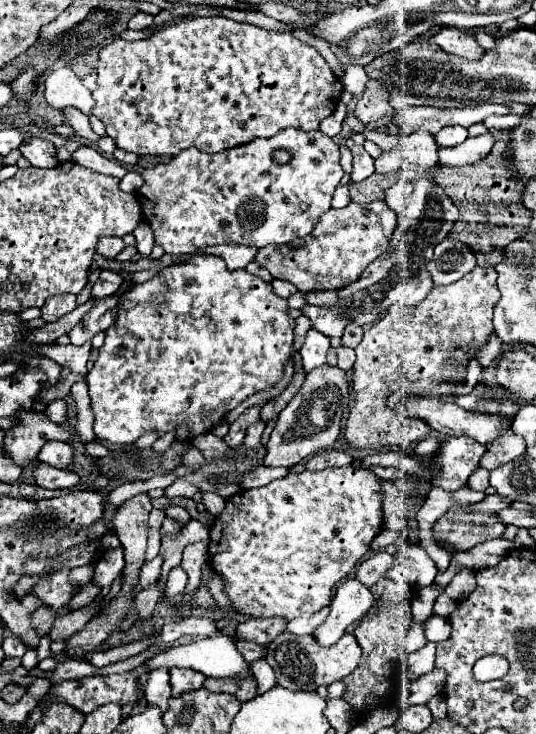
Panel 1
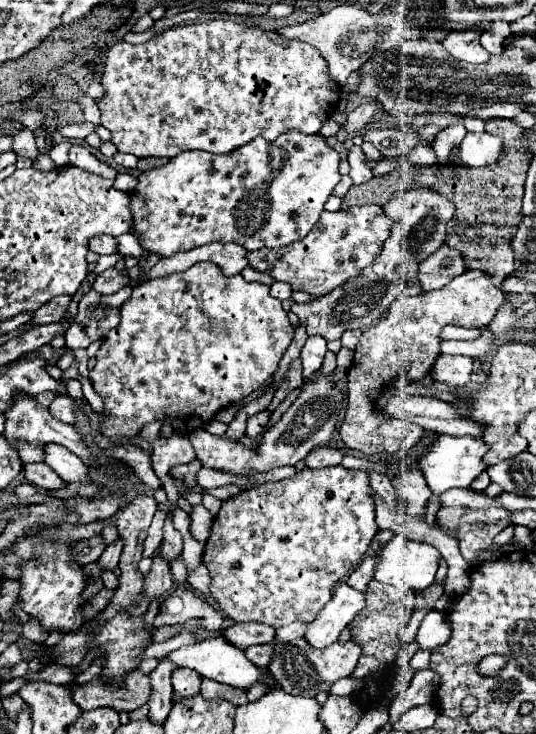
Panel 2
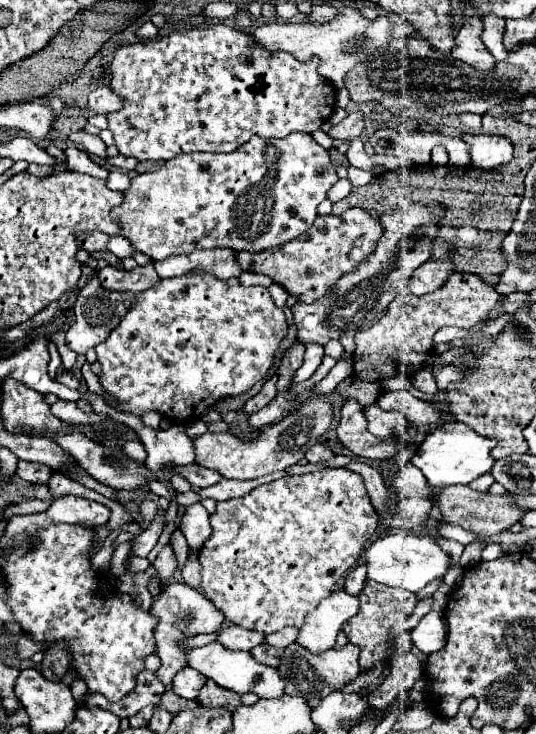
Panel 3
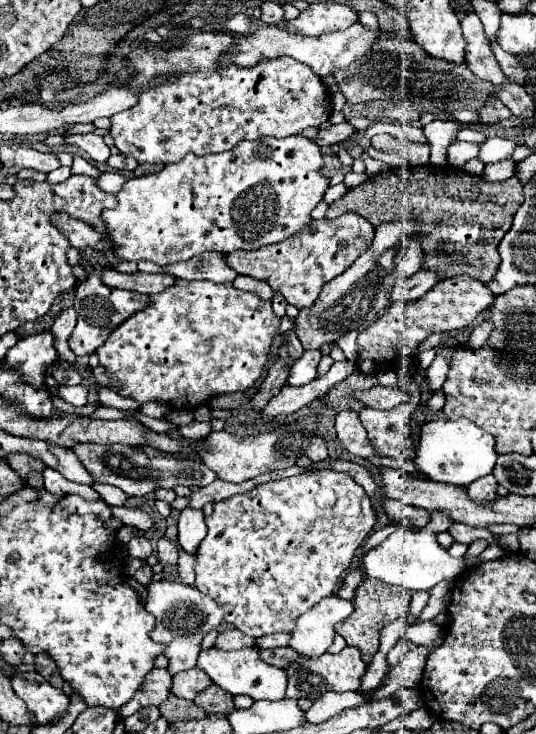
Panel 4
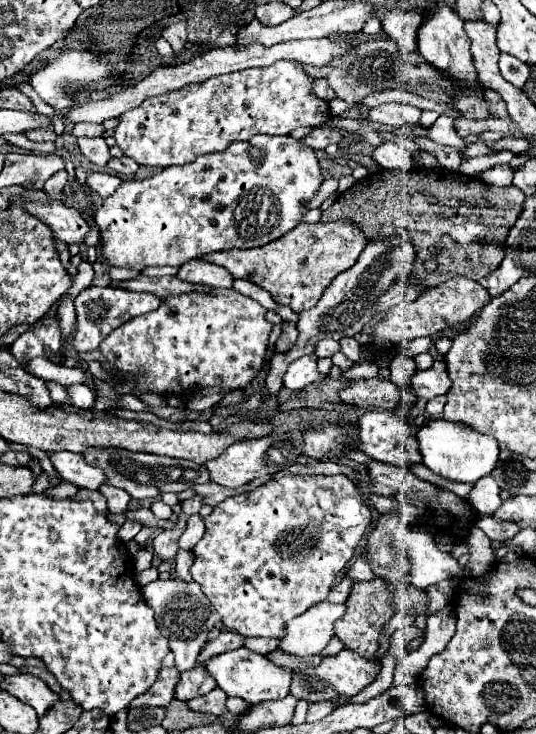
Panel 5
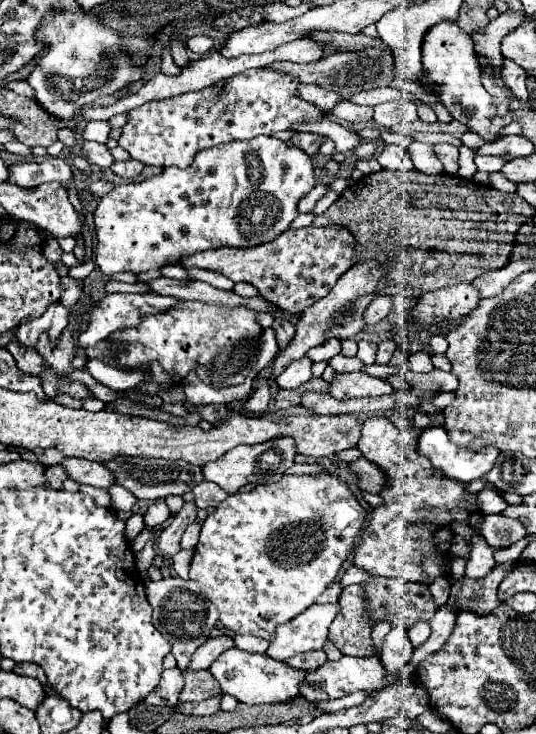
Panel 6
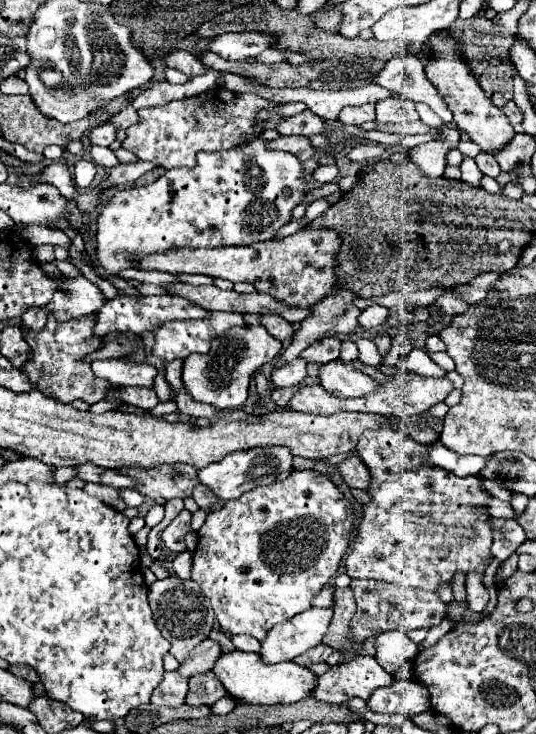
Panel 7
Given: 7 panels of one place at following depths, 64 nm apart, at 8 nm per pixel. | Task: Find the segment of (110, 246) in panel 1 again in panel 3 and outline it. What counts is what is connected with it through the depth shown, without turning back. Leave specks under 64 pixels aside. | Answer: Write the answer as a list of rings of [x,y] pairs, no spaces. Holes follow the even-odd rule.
[[[92,232],[92,234],[82,234],[78,236],[78,242],[84,250],[88,252],[106,252],[108,248],[108,240],[110,236],[108,234],[102,234],[102,232]]]

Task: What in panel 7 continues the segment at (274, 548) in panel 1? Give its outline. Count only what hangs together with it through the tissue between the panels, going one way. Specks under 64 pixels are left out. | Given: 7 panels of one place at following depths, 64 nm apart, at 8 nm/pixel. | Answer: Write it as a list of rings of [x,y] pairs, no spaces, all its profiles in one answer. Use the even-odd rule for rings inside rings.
[[[312,470],[292,472],[282,482],[272,482],[268,486],[258,486],[250,492],[244,492],[244,496],[240,496],[236,500],[228,500],[228,502],[224,502],[224,506],[220,510],[214,510],[214,512],[208,514],[204,526],[198,530],[198,546],[194,550],[194,560],[192,560],[192,580],[200,584],[202,592],[210,600],[210,604],[216,612],[216,620],[220,622],[224,632],[228,632],[228,634],[248,634],[248,636],[254,636],[260,642],[264,642],[264,636],[268,636],[268,632],[274,624],[282,624],[282,622],[290,620],[292,616],[308,610],[312,606],[312,598],[330,582],[330,578],[336,574],[336,570],[340,566],[342,556],[348,550],[350,536],[352,536],[352,530],[354,530],[354,522],[356,522],[356,514],[352,512],[350,502],[344,498],[340,488],[328,476],[312,472]]]

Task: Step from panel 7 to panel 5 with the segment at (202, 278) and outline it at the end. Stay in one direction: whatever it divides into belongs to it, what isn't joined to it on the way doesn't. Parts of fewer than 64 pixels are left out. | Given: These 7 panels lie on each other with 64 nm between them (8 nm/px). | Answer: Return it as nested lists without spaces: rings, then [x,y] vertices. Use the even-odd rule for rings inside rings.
[[[171,266],[147,267],[142,273],[150,277],[176,276],[178,268]]]

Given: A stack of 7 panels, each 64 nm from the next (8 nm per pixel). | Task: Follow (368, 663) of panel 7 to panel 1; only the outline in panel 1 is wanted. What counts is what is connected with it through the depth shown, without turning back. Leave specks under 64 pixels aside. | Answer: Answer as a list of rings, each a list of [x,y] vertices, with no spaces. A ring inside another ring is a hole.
[[[282,632],[272,644],[268,644],[266,660],[276,672],[276,682],[290,690],[316,690],[318,686],[328,686],[344,676],[352,674],[360,664],[362,648],[356,642],[354,634],[344,634],[332,646],[316,644],[314,636],[292,636],[290,632]]]

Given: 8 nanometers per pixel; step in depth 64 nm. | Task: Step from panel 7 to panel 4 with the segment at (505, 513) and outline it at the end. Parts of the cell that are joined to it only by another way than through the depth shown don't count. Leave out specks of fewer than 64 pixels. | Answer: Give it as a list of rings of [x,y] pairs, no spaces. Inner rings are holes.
[[[488,474],[488,476],[472,482],[468,486],[468,494],[470,494],[472,500],[484,504],[484,502],[490,502],[490,500],[496,498],[496,486],[498,486],[496,484],[496,478],[492,474]]]

